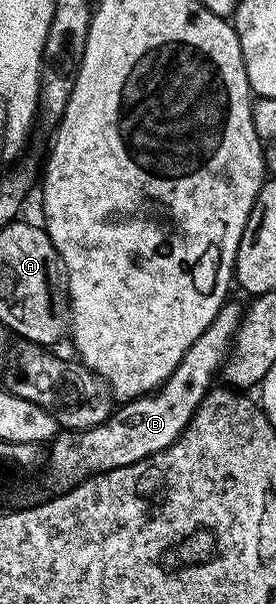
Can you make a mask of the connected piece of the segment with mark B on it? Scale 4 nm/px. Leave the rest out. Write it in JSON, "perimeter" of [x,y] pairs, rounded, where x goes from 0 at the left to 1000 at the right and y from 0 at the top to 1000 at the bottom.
{"perimeter":[[[819,497],[750,548],[736,548],[736,555],[721,555],[721,561],[678,575],[678,588],[663,588],[649,608],[634,608],[623,621],[572,644],[529,651],[522,657],[457,662],[442,669],[453,672],[442,677],[435,672],[359,707],[210,715],[170,743],[170,778],[181,793],[210,803],[210,811],[257,810],[344,783],[384,783],[504,767],[504,760],[583,750],[620,740],[620,733],[645,730],[656,715],[692,700],[721,667],[736,667],[761,644],[775,642],[772,623],[783,618],[790,623],[844,575],[844,561],[880,530],[880,505],[844,497]]]}

